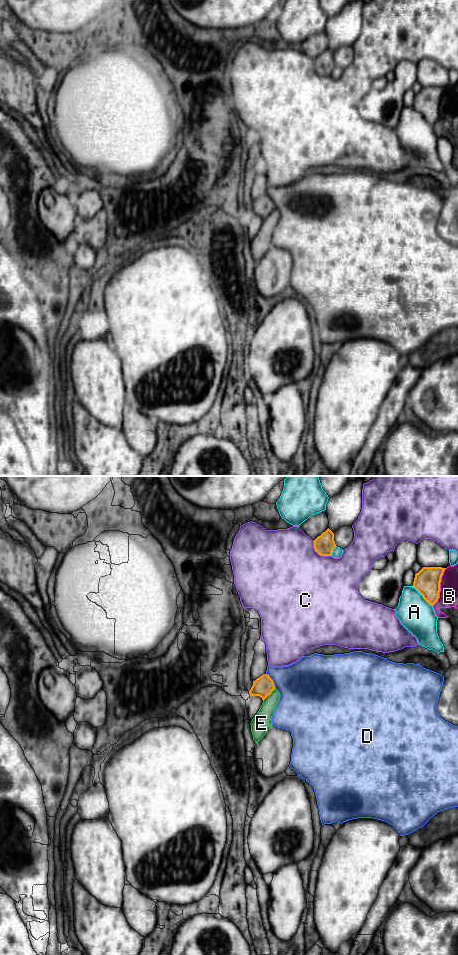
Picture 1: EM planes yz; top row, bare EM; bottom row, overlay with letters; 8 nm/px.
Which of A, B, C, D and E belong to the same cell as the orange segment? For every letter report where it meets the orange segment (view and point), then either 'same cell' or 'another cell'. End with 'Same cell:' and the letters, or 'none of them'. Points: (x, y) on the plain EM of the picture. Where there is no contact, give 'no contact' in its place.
A: yz (422, 115) | another cell
B: yz (439, 107) | another cell
C: yz (318, 73) | another cell
D: yz (272, 201) | another cell
E: yz (269, 214) | same cell
Same cell: E

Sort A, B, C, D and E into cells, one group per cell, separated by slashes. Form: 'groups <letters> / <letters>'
groups A / B / C / D / E

